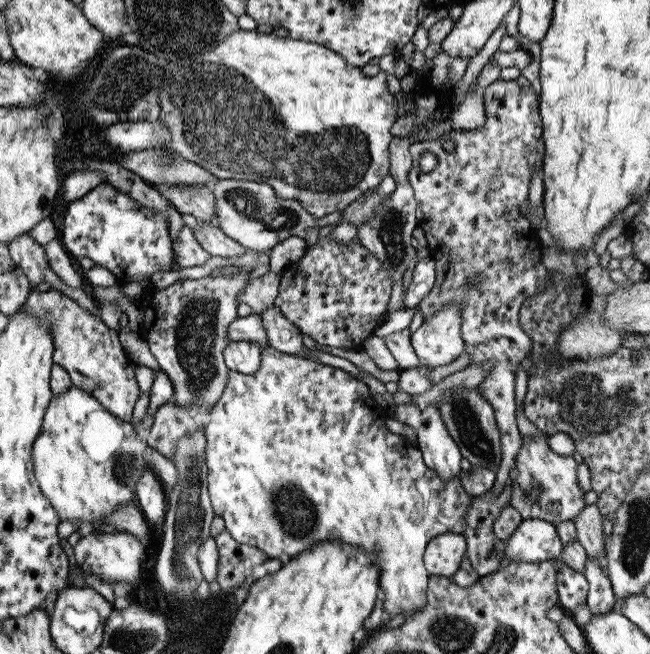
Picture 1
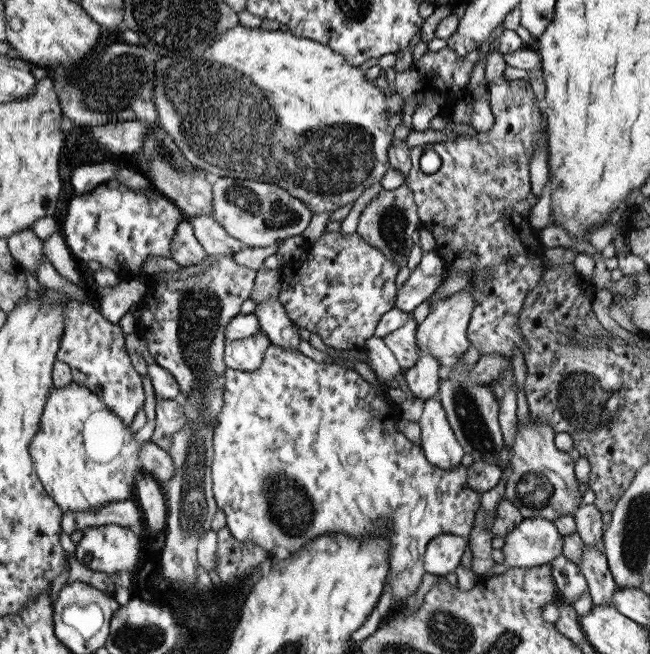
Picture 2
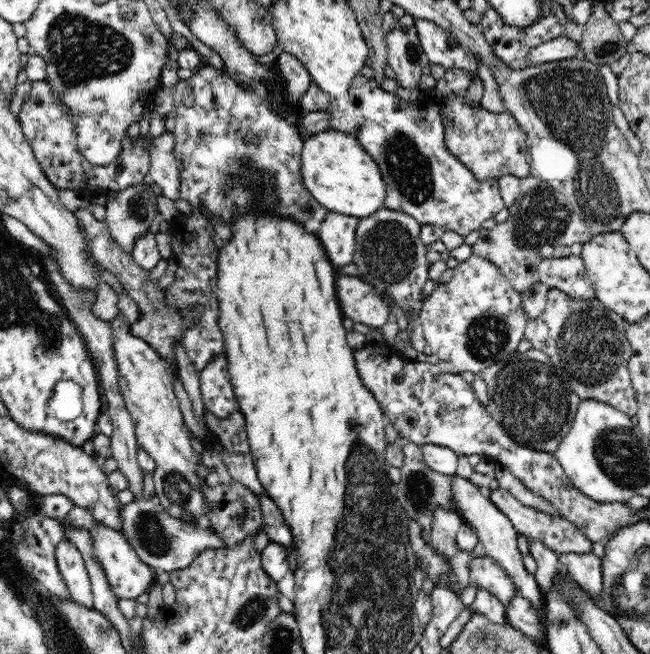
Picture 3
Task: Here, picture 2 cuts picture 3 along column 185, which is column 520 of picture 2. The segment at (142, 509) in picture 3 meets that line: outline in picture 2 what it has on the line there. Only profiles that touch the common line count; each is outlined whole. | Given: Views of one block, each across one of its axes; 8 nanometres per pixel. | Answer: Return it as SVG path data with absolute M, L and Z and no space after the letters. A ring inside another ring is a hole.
M522 518L503 536L503 565L532 568L547 565L562 553L562 536L549 519Z

